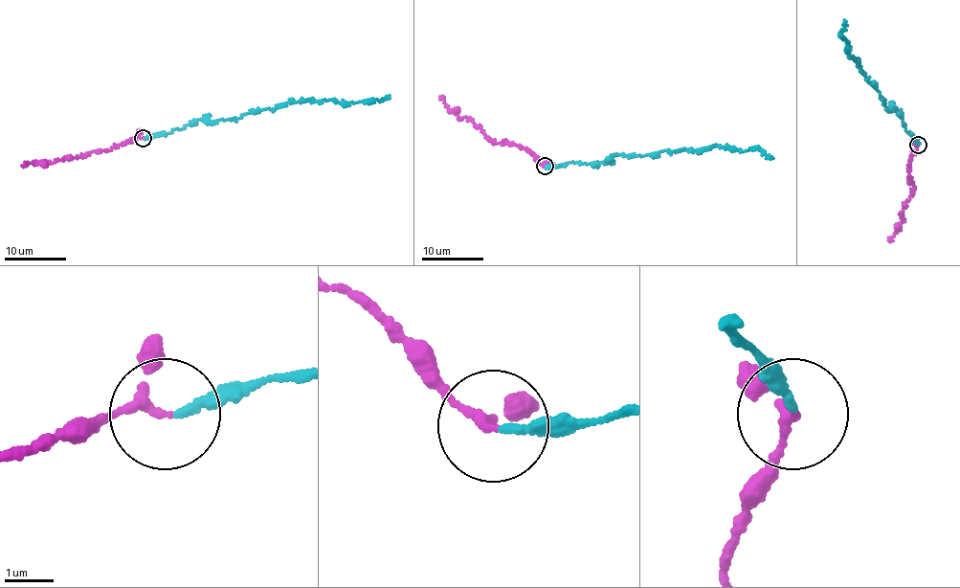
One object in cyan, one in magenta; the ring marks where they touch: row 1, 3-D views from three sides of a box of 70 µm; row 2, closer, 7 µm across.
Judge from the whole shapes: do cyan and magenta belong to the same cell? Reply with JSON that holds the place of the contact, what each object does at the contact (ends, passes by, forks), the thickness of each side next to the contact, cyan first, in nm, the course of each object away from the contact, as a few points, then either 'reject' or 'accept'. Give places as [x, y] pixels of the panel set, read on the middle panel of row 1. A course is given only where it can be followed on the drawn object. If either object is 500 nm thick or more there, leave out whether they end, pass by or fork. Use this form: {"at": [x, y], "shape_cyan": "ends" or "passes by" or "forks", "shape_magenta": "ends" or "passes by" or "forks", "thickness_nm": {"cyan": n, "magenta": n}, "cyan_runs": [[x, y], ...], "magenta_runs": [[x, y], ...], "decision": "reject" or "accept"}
{"at": [545, 166], "shape_cyan": "ends", "shape_magenta": "passes by", "thickness_nm": {"cyan": 180, "magenta": 150}, "cyan_runs": [[545, 166], [720, 145], [741, 151], [757, 147], [771, 158]], "magenta_runs": [[545, 166], [524, 148], [510, 143], [495, 144], [438, 97]], "decision": "accept"}

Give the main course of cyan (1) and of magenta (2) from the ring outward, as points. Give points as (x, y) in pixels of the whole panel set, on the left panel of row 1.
1: (143, 139), (206, 119), (211, 123), (239, 118), (312, 98), (354, 101), (389, 97)
2: (143, 139), (134, 138), (105, 151), (49, 163), (33, 162), (22, 167)

